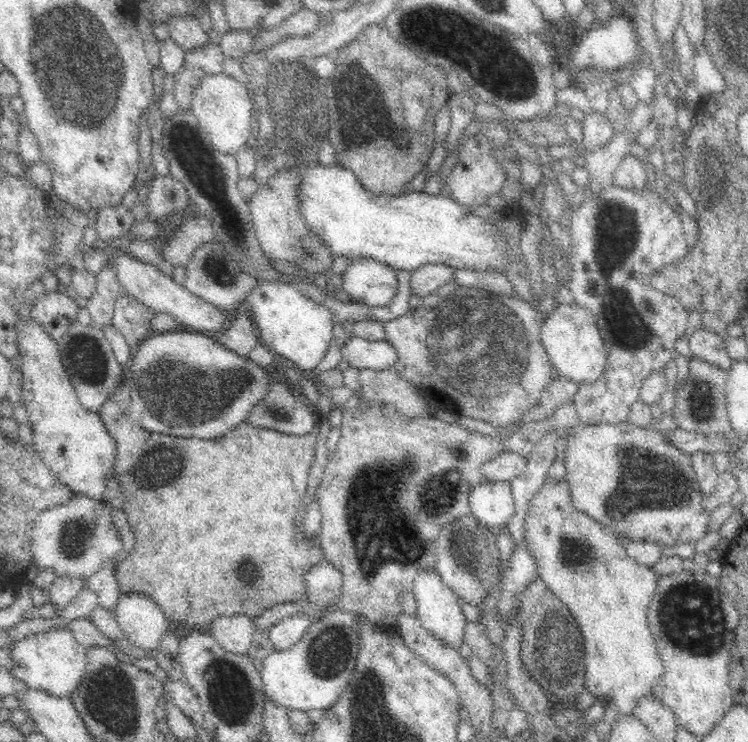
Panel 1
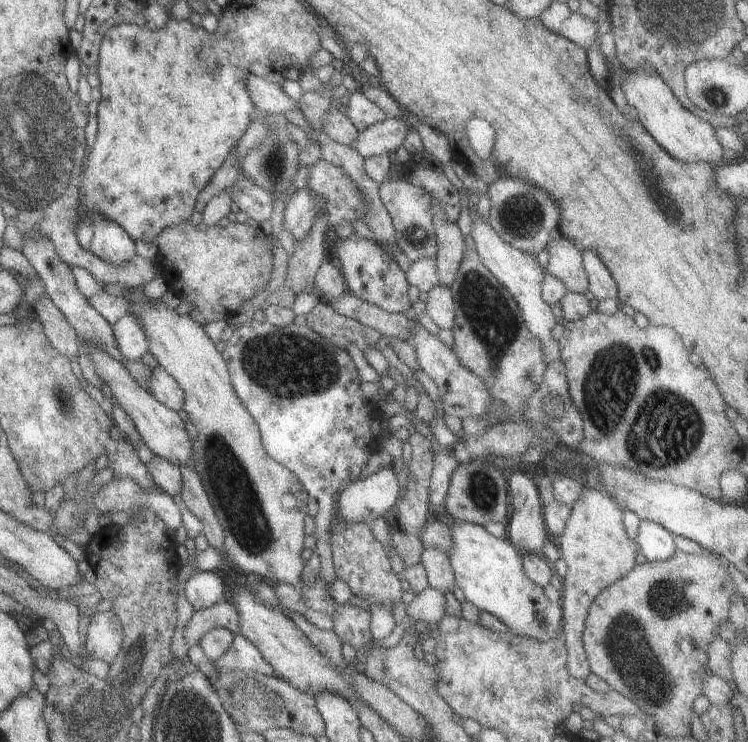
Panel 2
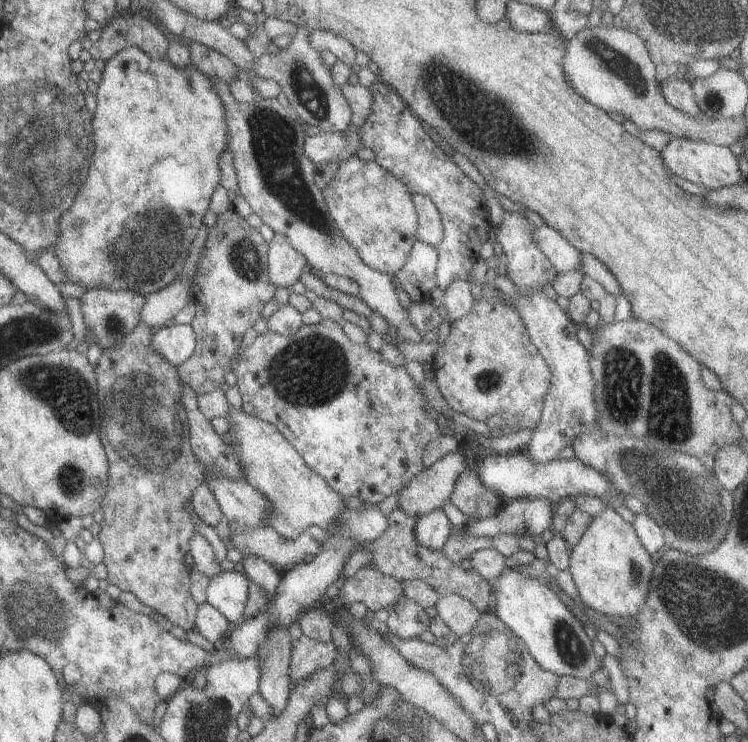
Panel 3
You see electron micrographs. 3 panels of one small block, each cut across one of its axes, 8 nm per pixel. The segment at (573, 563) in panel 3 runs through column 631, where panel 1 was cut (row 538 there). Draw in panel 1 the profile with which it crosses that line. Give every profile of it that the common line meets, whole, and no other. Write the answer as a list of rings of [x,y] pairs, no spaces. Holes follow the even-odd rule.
[[[548,480],[544,488],[536,496],[532,496],[524,522],[524,538],[528,540],[528,548],[536,556],[542,582],[546,582],[548,590],[554,592],[554,596],[572,612],[576,624],[582,630],[586,690],[590,690],[592,696],[596,696],[596,700],[604,704],[606,722],[616,724],[620,720],[632,718],[638,702],[642,698],[654,696],[654,688],[664,676],[664,664],[658,656],[648,612],[650,602],[660,586],[660,574],[656,574],[650,566],[638,564],[634,558],[630,558],[626,548],[618,544],[618,538],[614,534],[610,534],[590,516],[574,510],[566,480],[562,480],[560,484],[552,484]]]

